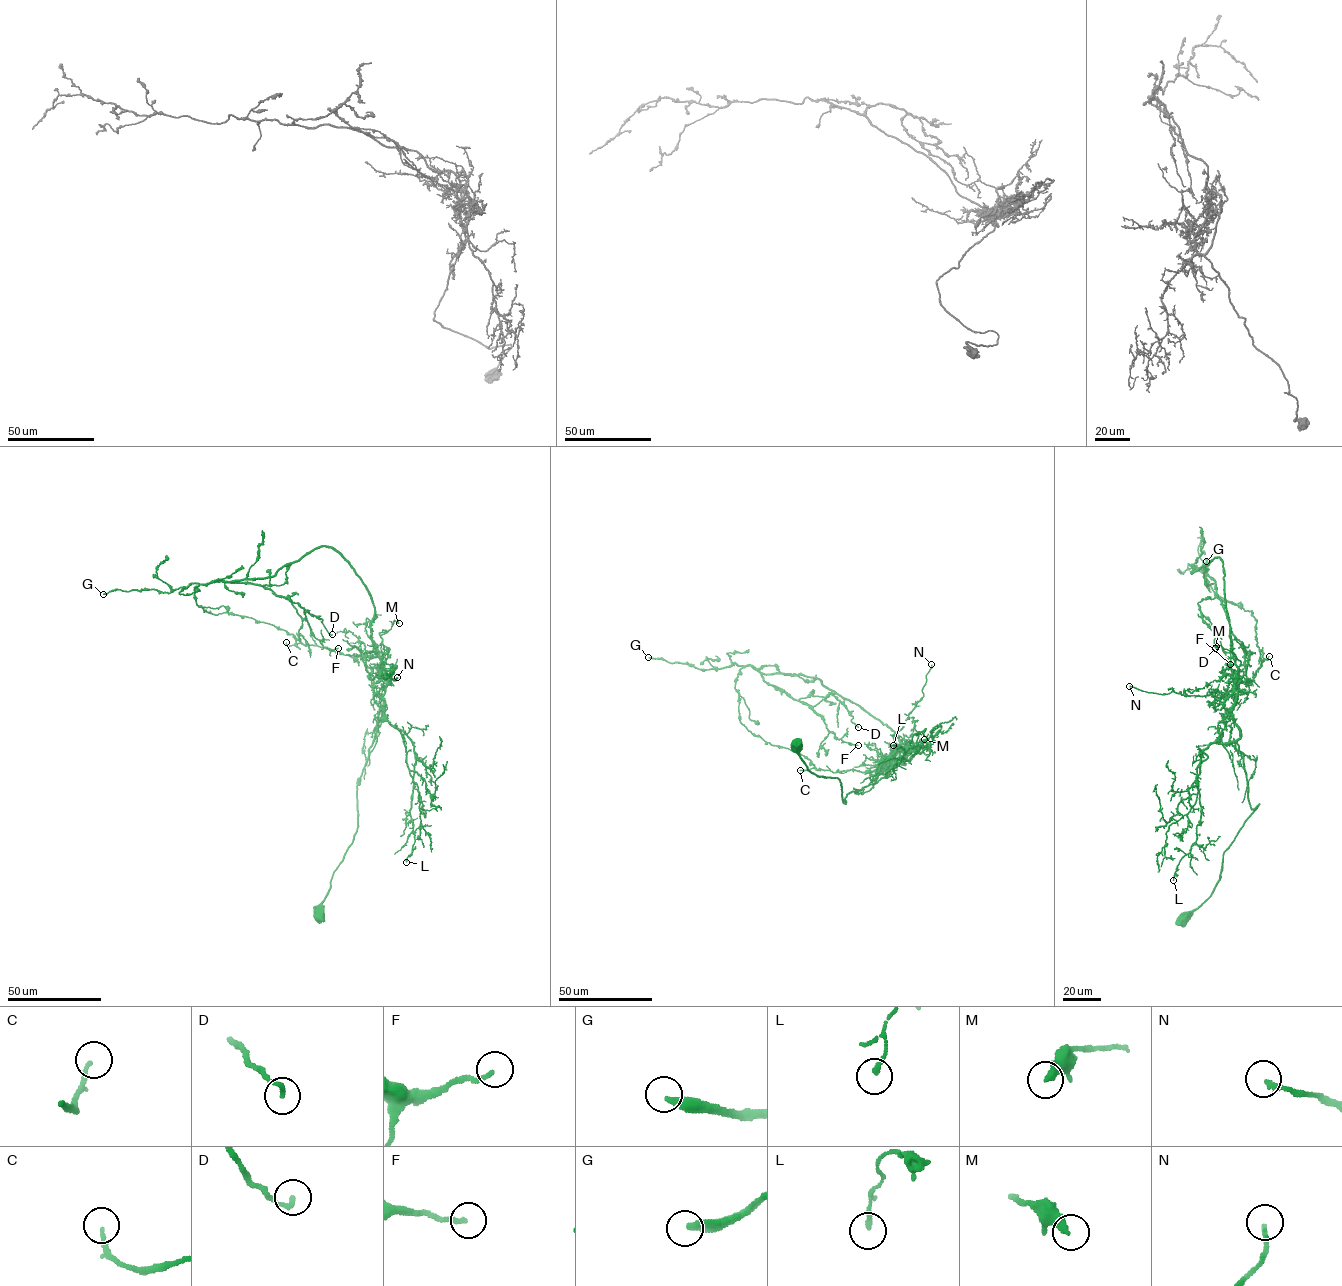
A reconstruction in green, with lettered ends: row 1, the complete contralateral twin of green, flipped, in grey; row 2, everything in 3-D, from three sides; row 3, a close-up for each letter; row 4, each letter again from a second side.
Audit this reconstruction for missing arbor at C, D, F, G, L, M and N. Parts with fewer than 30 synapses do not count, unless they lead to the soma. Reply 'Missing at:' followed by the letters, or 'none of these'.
Missing at: G

